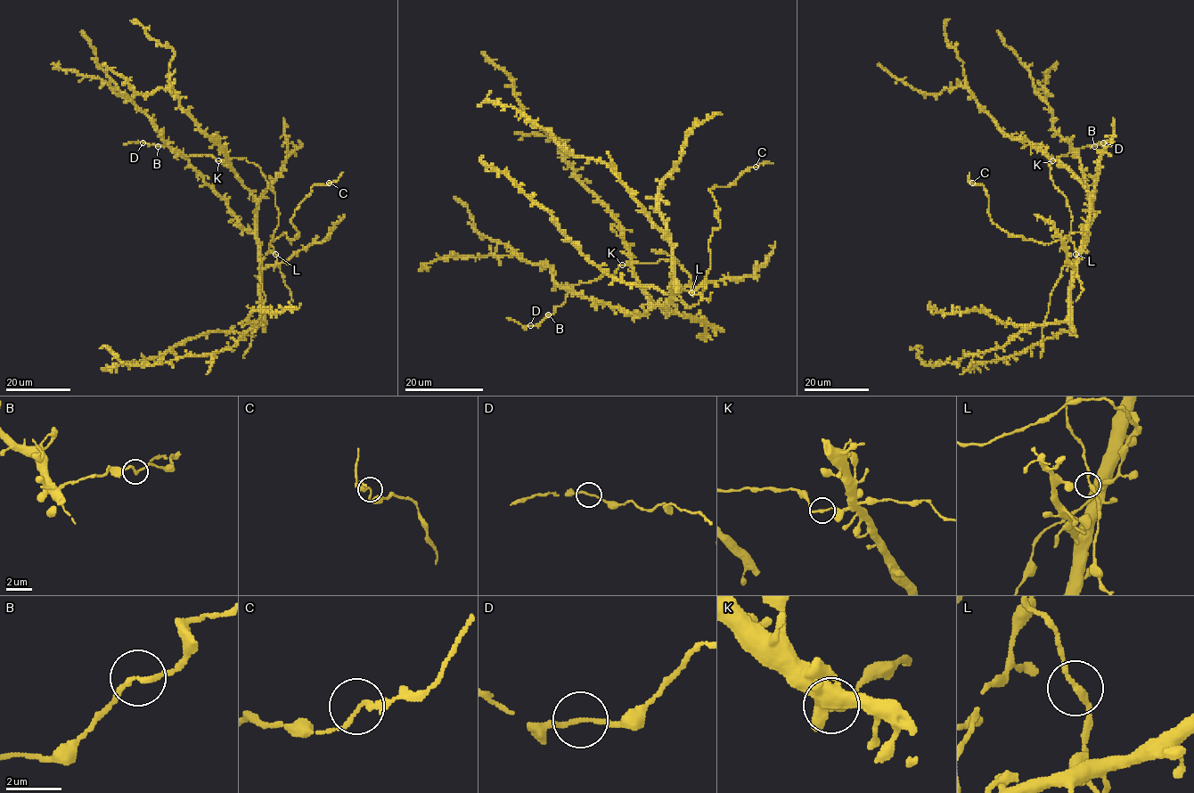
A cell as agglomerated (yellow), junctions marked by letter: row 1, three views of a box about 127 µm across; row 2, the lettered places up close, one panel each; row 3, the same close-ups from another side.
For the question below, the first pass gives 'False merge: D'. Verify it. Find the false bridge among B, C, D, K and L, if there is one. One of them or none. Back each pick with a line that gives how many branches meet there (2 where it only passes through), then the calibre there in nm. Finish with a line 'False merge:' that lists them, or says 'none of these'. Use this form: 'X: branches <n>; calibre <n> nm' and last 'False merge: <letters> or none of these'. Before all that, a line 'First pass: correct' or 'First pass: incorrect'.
First pass: incorrect
False merge: none of these

